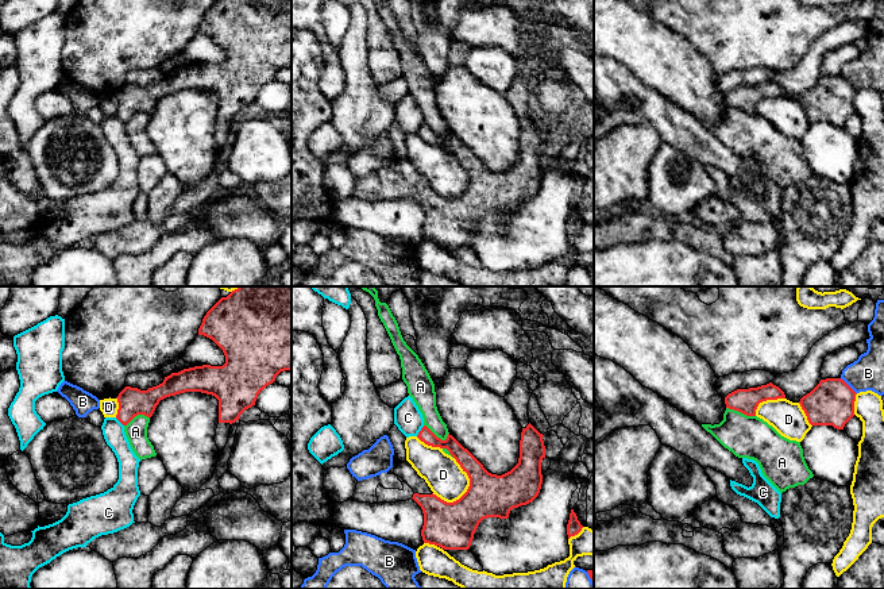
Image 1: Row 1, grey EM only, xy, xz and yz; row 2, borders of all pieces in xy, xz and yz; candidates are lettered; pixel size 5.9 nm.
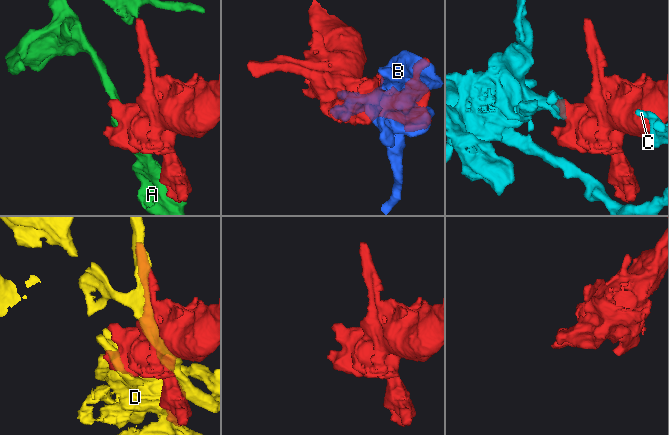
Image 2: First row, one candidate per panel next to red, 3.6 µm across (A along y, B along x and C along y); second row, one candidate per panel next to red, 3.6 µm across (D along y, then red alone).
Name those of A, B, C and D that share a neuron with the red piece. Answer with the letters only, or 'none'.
none

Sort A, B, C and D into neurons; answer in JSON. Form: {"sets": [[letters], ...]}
{"sets": [["A"], ["B"], ["C"], ["D"]]}

